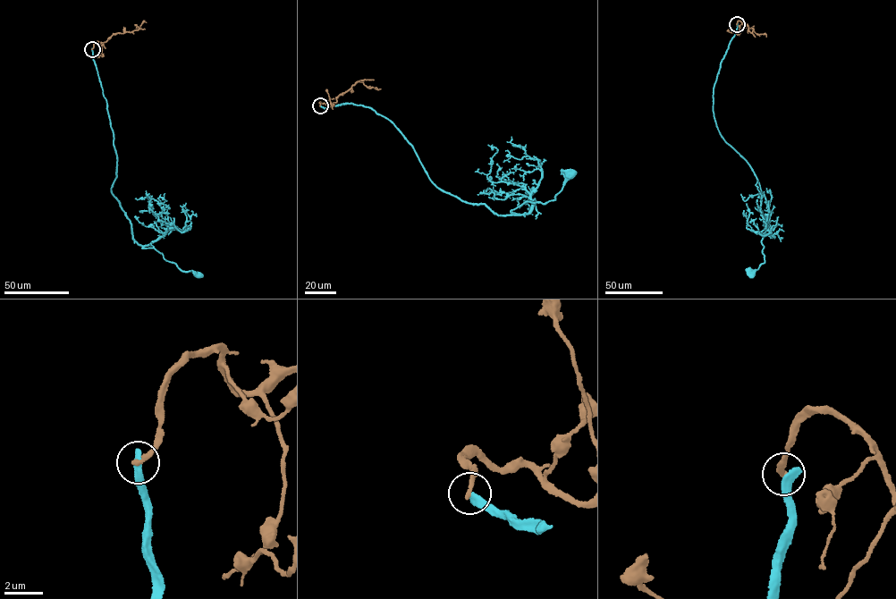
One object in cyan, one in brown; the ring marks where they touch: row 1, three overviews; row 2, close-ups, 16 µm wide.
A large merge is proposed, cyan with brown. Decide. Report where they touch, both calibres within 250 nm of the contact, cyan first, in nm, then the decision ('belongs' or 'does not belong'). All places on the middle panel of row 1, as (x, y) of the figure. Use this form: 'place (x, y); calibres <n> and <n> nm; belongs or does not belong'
place (320, 105); calibres 440 and 260 nm; does not belong

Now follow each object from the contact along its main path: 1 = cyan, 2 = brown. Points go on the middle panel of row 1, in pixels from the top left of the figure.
1: (320, 105), (371, 108), (398, 128), (443, 190), (497, 215), (554, 199), (570, 175)
2: (319, 105), (320, 102), (332, 105), (340, 95), (365, 80), (364, 84), (367, 87), (381, 88)

